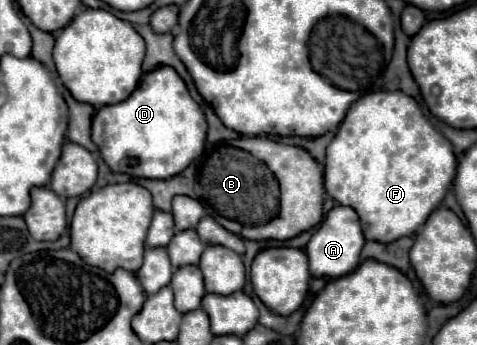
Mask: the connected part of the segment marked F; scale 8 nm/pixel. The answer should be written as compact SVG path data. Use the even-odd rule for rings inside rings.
M375 91L363 95L347 111L333 141L327 147L325 159L325 189L341 205L359 211L365 239L391 243L399 237L413 235L427 215L443 201L453 177L457 159L451 143L425 119L417 101L403 91Z

